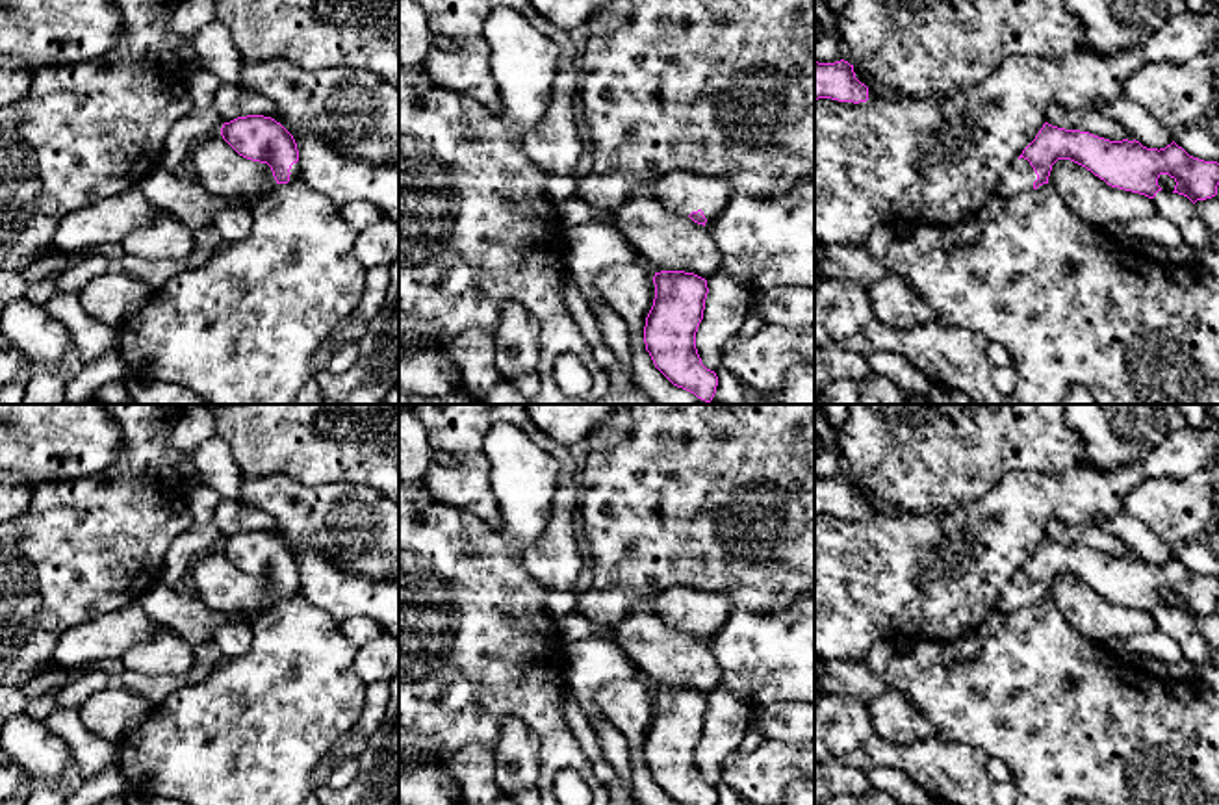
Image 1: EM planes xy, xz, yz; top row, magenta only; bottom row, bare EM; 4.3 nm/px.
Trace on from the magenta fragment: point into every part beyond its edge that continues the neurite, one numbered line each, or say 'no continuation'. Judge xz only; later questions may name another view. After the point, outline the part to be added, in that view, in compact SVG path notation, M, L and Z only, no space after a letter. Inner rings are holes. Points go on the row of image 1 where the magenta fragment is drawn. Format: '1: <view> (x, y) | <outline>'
1: xz (680, 191) | M675 171L651 185L655 198L679 215L701 210L711 223L729 202L733 189L720 178Z

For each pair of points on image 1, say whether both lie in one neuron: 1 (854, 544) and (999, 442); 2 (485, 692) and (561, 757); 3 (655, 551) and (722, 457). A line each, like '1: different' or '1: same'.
1: different
2: same
3: same

